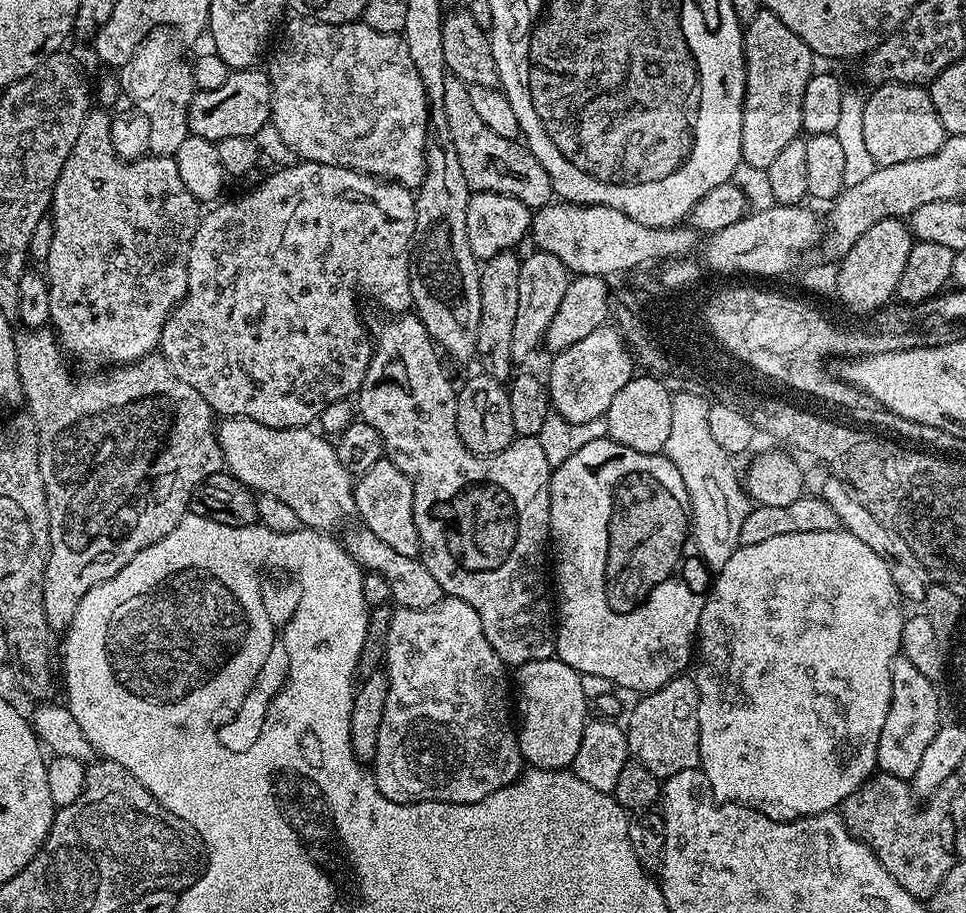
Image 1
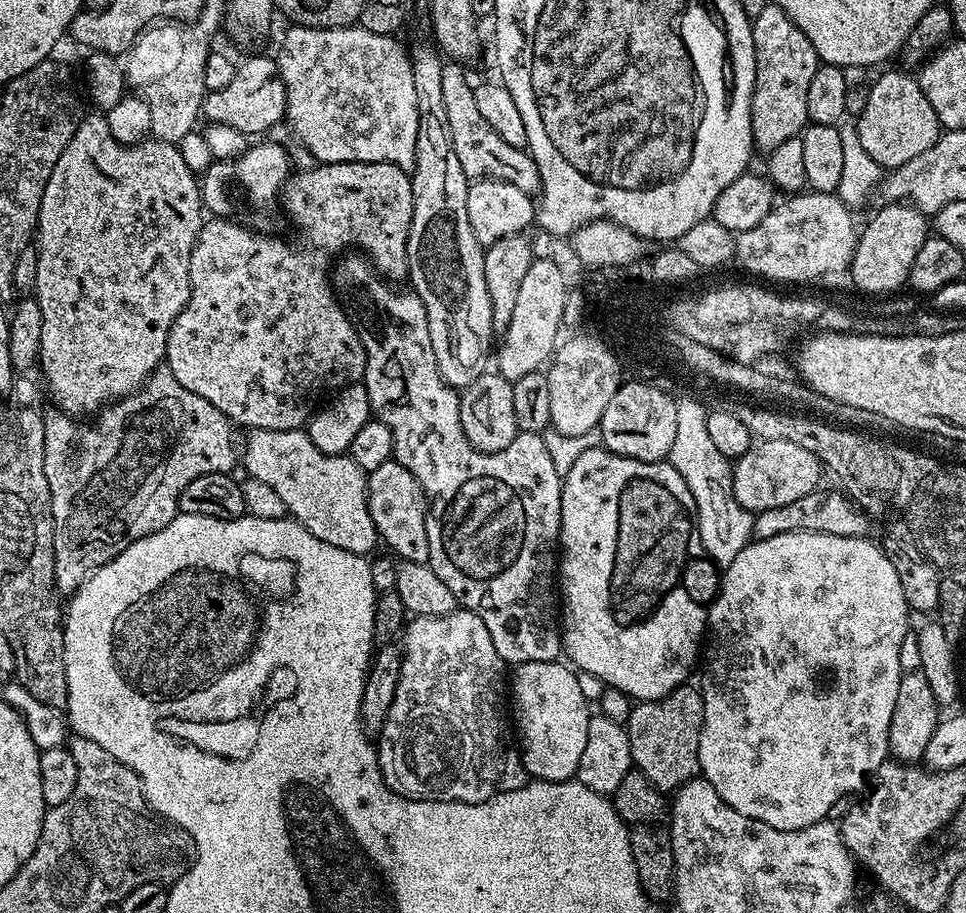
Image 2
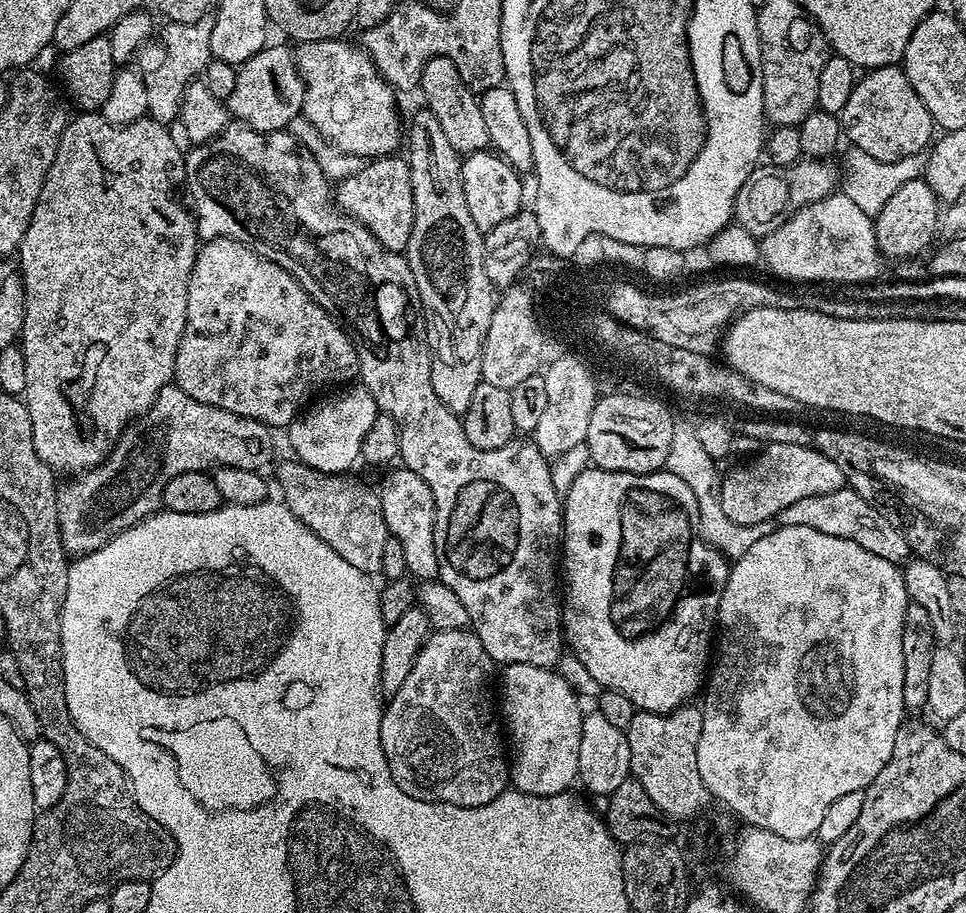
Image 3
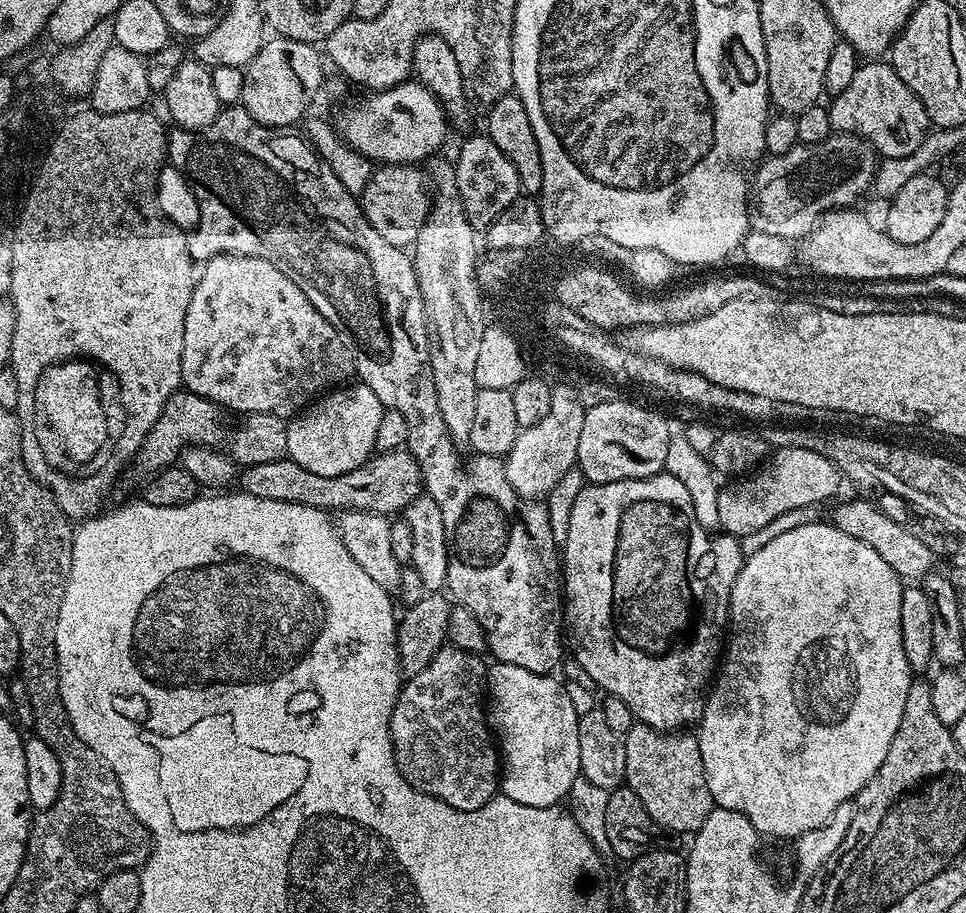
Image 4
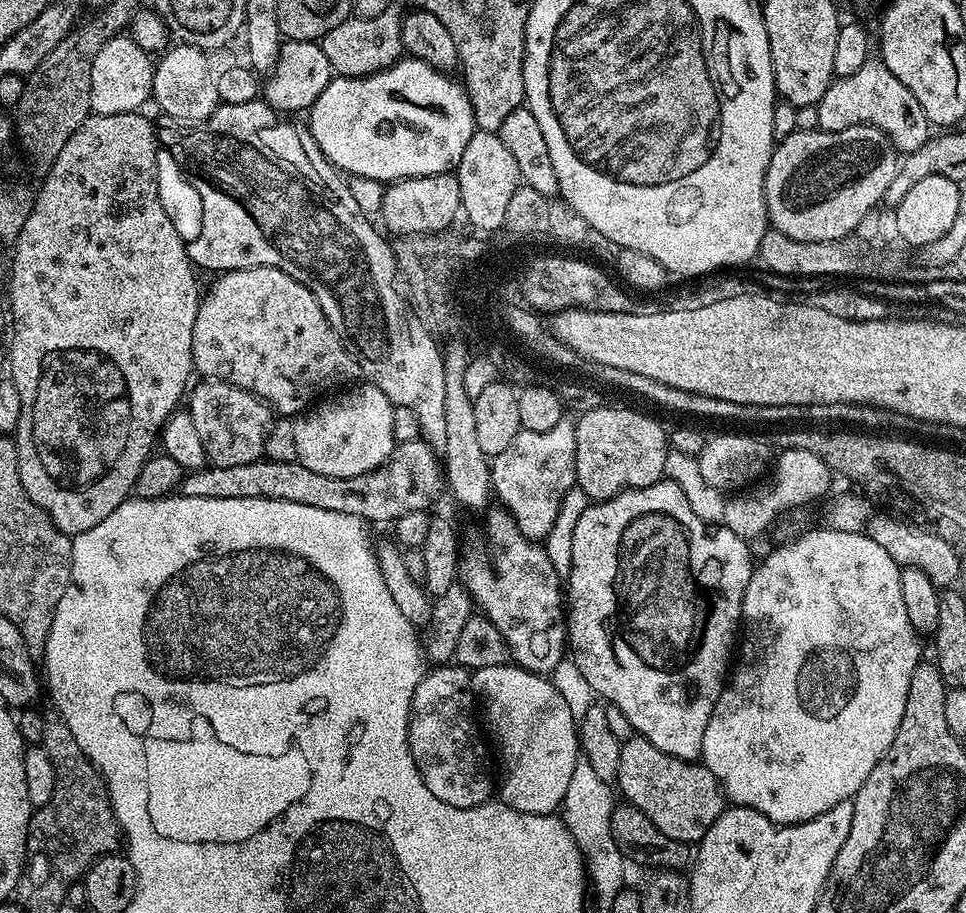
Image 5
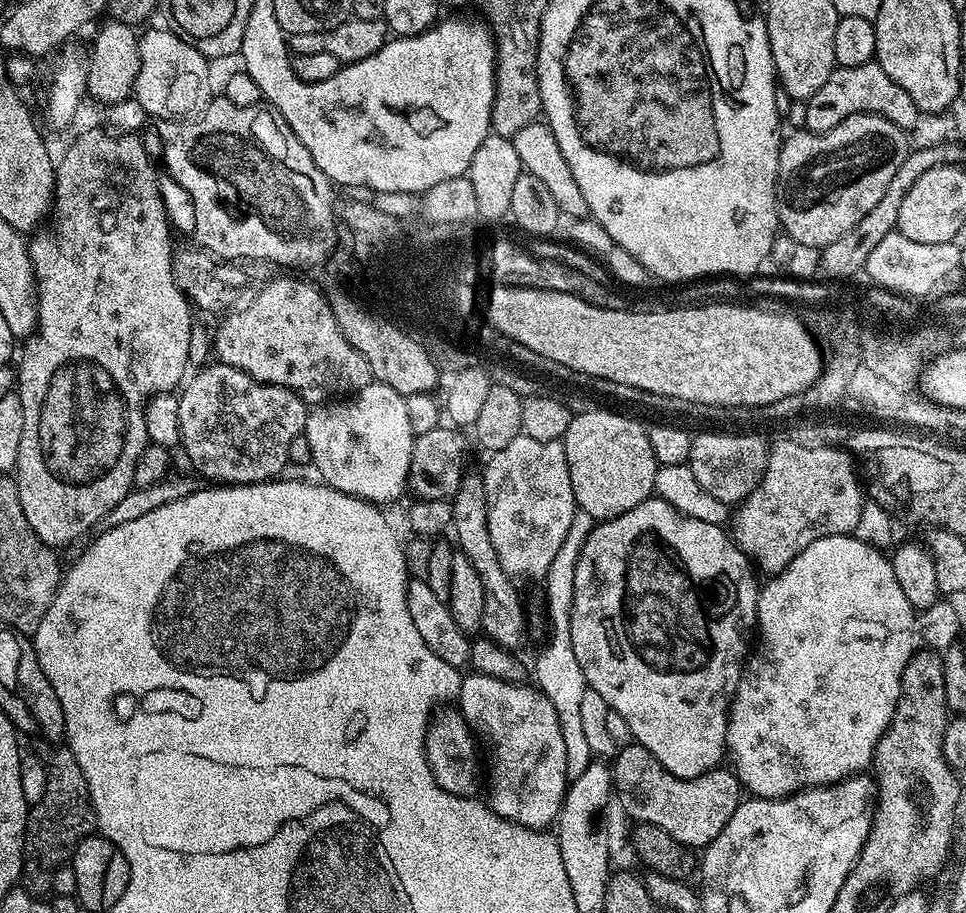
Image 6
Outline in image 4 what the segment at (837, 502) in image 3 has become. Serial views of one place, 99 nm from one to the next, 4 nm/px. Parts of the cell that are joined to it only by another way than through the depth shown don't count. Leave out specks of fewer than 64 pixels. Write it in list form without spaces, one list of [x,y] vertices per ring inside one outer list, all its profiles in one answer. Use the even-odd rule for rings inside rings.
[[[863,498],[855,499],[838,505],[830,516],[831,523],[835,524],[838,530],[842,530],[842,534],[850,534],[850,538],[858,538],[858,542],[866,542],[866,546],[870,546],[870,550],[877,552],[882,562],[886,562],[886,566],[890,566],[890,570],[894,570],[896,575],[905,581],[919,581],[933,571],[934,557],[930,546],[926,546],[922,538],[910,534],[908,528],[894,522],[894,518],[887,516],[872,501]]]

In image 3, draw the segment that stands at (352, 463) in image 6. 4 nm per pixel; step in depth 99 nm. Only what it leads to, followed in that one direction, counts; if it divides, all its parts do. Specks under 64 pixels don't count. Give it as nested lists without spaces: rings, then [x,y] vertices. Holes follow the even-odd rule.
[[[357,386],[353,392],[344,392],[337,400],[328,400],[317,408],[309,407],[288,425],[286,435],[295,459],[319,472],[344,474],[352,463],[360,460],[362,438],[370,430],[377,414],[377,406],[368,389]]]

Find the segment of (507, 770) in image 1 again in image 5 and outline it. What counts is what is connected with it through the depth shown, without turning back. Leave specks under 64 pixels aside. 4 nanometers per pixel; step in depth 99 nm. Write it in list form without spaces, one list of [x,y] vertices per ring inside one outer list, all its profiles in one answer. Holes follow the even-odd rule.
[[[449,662],[425,671],[408,712],[408,749],[426,790],[450,806],[473,808],[489,803],[494,796],[494,768],[488,765],[489,745],[482,732],[480,737],[476,720],[478,724],[469,669]]]

